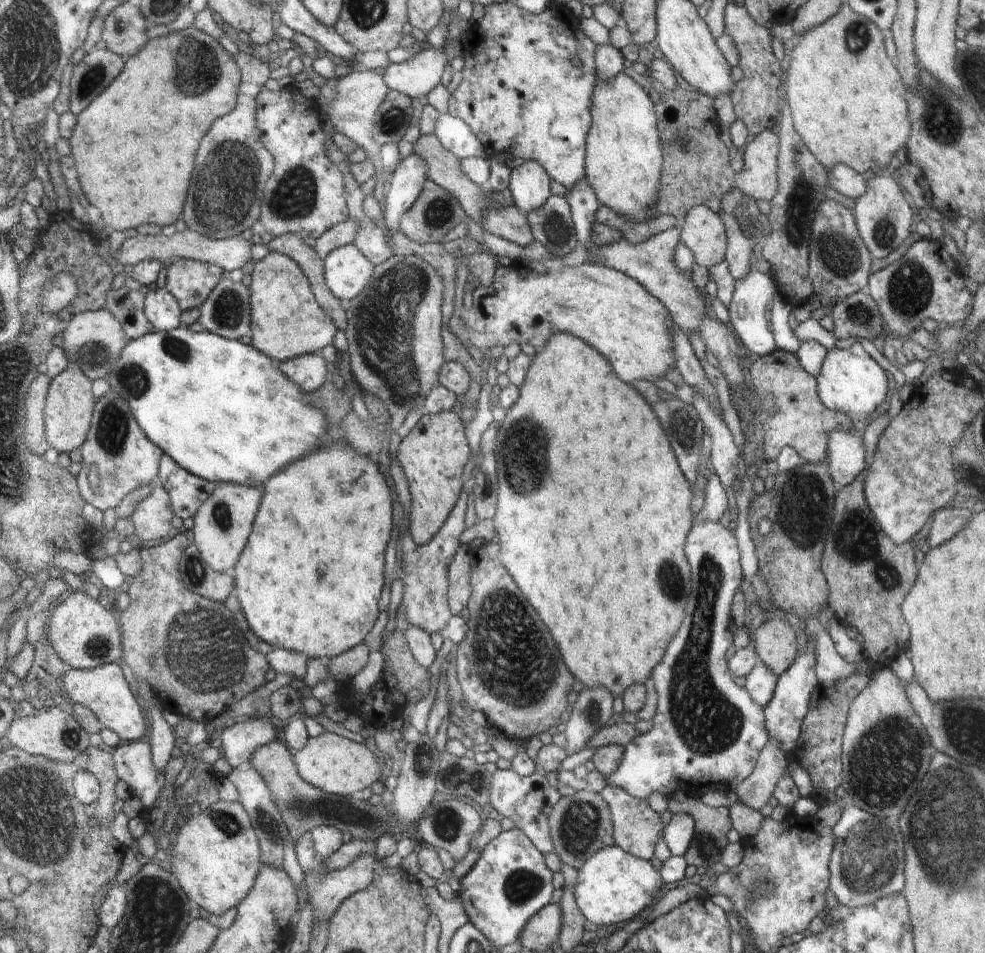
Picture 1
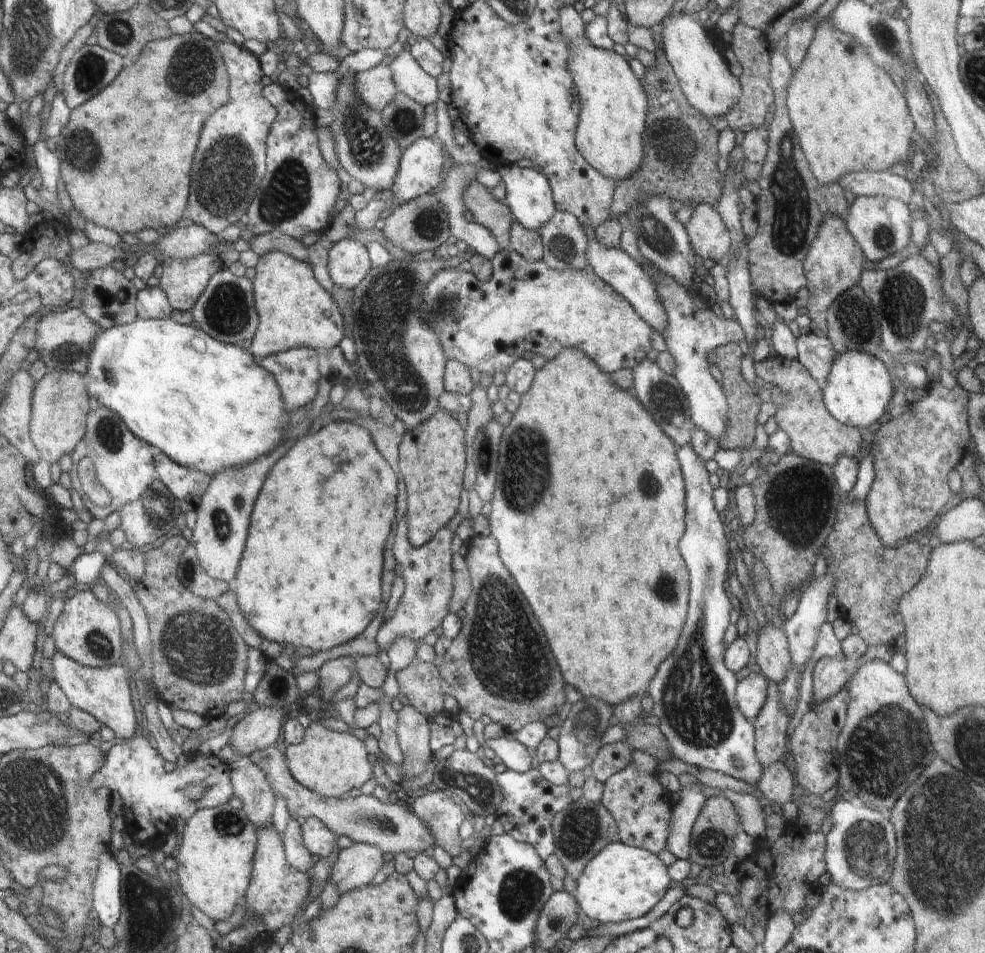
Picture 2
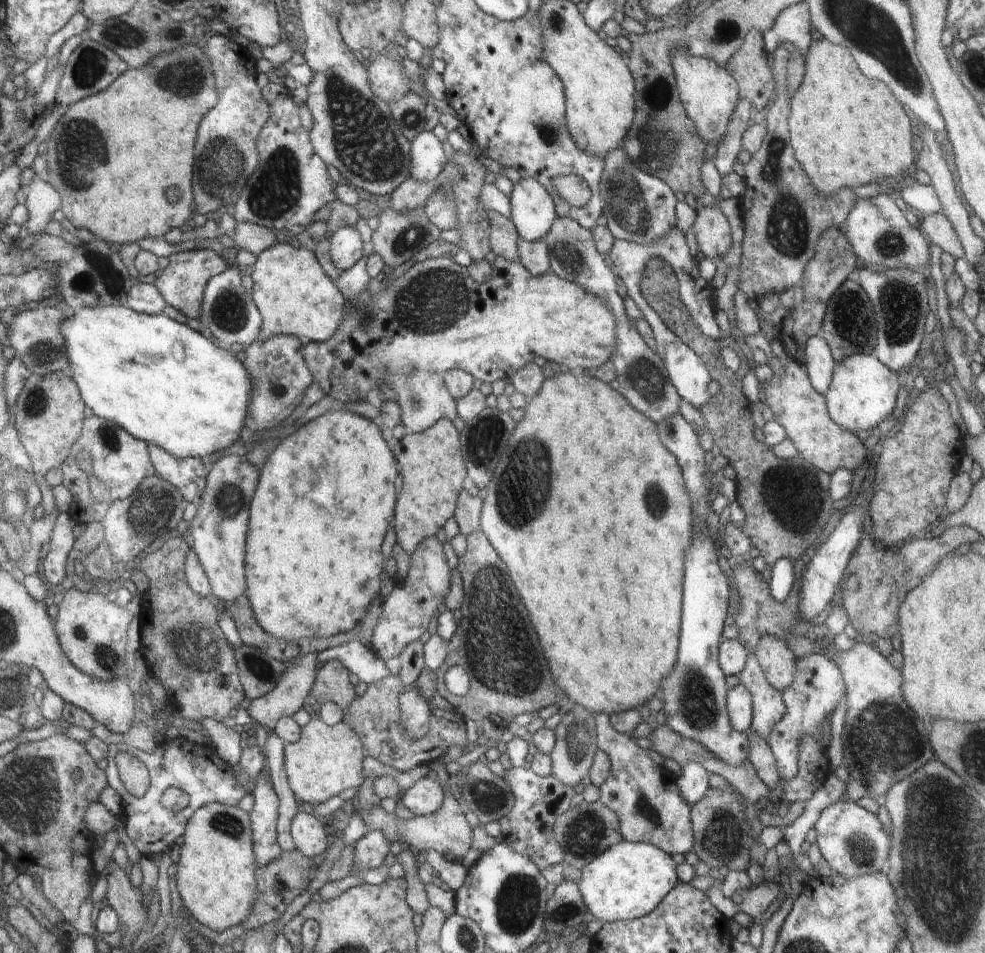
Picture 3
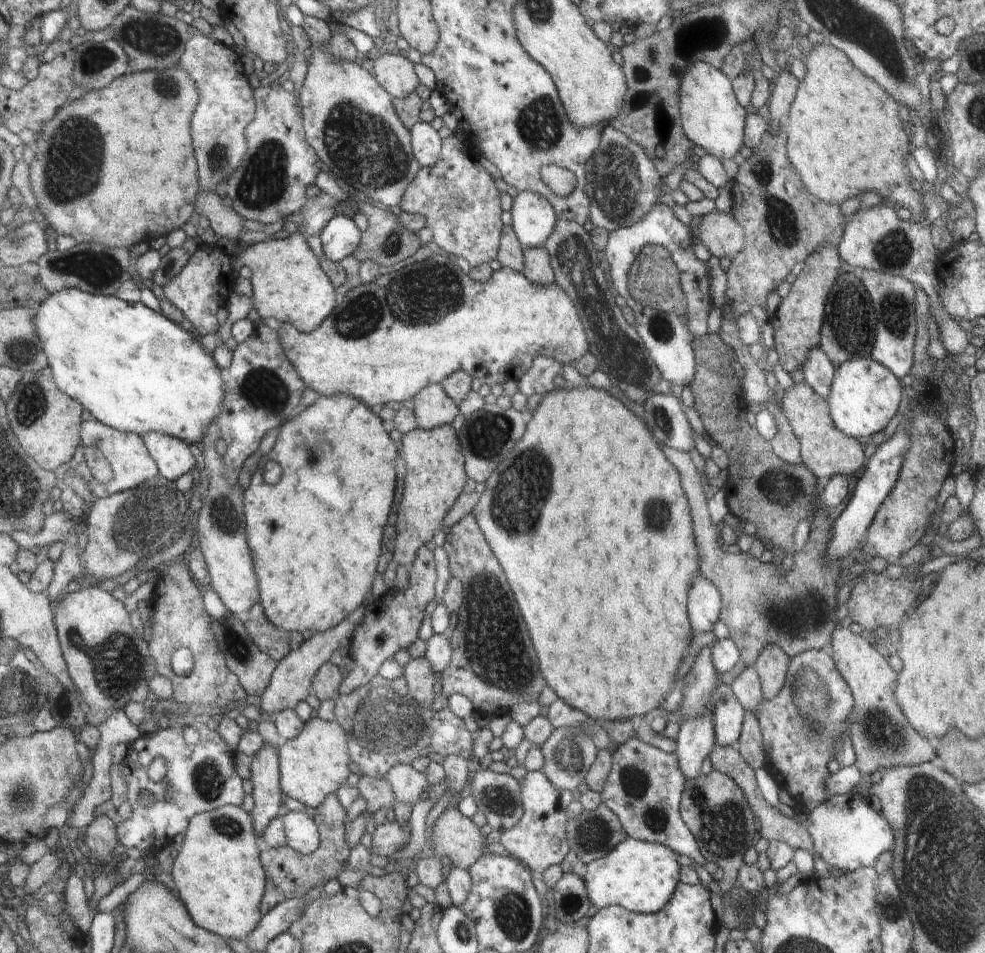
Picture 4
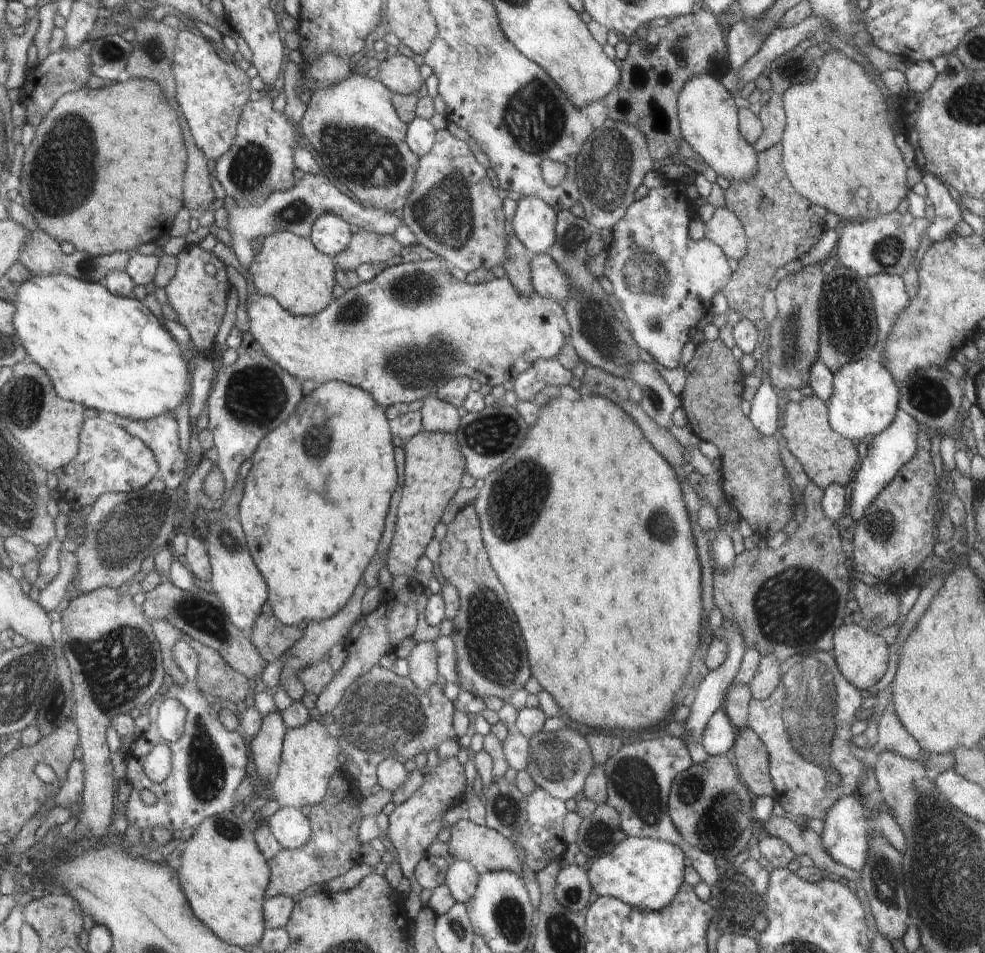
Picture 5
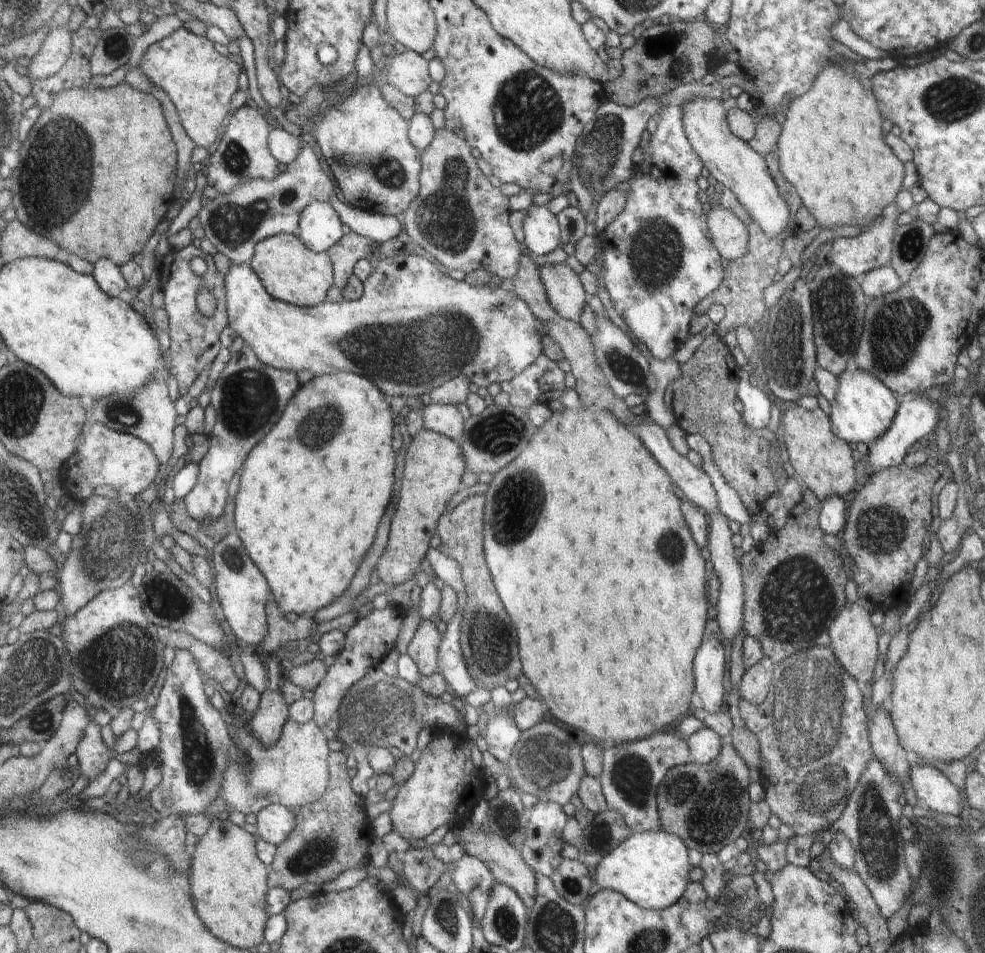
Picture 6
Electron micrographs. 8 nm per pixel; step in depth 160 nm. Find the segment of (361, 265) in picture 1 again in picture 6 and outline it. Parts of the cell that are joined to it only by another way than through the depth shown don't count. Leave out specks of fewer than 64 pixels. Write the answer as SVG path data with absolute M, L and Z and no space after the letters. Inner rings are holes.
M324 201L311 202L301 212L298 236L310 250L326 253L343 237L340 219L337 211Z

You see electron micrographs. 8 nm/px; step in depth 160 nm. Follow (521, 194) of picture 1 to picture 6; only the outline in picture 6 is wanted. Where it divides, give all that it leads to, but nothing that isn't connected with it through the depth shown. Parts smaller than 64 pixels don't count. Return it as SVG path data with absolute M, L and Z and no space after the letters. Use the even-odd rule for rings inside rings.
M536 205L523 221L524 245L531 255L544 256L560 246L556 216L545 205Z

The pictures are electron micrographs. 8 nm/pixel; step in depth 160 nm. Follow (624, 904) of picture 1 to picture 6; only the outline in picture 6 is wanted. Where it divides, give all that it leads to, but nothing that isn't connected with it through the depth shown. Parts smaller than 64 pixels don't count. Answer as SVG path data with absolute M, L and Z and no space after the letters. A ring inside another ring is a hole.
M664 830L655 833L632 833L614 850L602 855L595 878L598 886L620 891L638 906L646 909L668 909L687 892L692 883L690 872L694 867L694 858L690 858L690 847L678 835Z

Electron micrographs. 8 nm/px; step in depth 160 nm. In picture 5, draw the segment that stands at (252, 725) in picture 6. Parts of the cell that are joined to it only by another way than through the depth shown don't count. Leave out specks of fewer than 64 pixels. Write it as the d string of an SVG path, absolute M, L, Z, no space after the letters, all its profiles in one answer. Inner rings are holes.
M277 710L276 713L263 718L259 732L249 742L251 756L264 787L277 777L281 766L280 748L284 748L284 725L282 714Z

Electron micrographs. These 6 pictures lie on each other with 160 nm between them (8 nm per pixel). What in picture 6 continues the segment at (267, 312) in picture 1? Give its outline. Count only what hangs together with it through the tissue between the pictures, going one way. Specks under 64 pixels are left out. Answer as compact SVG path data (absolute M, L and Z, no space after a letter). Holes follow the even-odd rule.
M280 233L257 242L249 265L258 274L270 295L299 307L310 308L324 303L328 288L334 284L332 258L328 258L328 253L310 252L298 235L290 233Z

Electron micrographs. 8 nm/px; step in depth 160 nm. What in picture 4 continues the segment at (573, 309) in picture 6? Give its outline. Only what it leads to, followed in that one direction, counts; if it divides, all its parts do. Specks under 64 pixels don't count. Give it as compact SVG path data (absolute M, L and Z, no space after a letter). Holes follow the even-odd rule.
M546 246L526 247L524 268L521 272L530 282L546 286L555 282L555 274L551 267L550 251Z

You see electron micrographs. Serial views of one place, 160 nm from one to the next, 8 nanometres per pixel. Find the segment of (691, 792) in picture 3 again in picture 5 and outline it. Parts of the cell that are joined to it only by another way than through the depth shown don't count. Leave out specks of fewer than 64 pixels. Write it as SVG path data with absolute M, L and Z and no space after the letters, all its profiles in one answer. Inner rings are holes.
M724 619L723 627L726 630L724 640L729 649L726 660L716 670L703 672L696 683L697 693L691 706L691 714L686 720L687 729L698 741L710 717L723 704L729 685L733 684L737 675L745 651L742 634L737 631L735 625Z

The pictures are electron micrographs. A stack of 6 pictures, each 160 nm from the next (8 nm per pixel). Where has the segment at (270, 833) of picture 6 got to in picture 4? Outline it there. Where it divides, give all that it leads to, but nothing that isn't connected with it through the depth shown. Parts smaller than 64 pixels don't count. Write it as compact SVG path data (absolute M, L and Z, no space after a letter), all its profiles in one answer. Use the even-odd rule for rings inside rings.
M284 811L282 815L287 846L302 854L312 854L319 847L319 830L314 818L301 811Z

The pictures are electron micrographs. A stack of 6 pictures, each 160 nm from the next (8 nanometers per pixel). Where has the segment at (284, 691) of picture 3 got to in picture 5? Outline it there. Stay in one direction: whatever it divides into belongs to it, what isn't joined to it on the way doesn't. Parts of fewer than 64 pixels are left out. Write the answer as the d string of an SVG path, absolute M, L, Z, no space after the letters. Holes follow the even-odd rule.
M363 580L363 583L357 586L357 590L354 592L353 596L349 598L348 605L346 605L345 608L329 619L319 621L318 623L308 623L303 630L302 638L297 640L286 652L287 657L280 671L280 684L281 689L284 689L293 701L300 701L306 691L303 682L299 679L299 671L302 670L302 668L306 668L306 666L310 666L310 664L314 664L314 662L320 662L322 656L328 653L332 646L343 643L346 638L348 638L351 628L361 617L362 597L366 590L367 586Z

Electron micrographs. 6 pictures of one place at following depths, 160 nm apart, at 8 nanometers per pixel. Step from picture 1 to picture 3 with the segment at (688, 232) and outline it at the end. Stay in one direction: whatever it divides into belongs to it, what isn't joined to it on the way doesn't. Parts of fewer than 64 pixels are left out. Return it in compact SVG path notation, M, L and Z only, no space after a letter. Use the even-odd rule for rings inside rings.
M703 206L696 210L692 230L700 252L713 260L722 258L732 247L730 225L721 209Z

